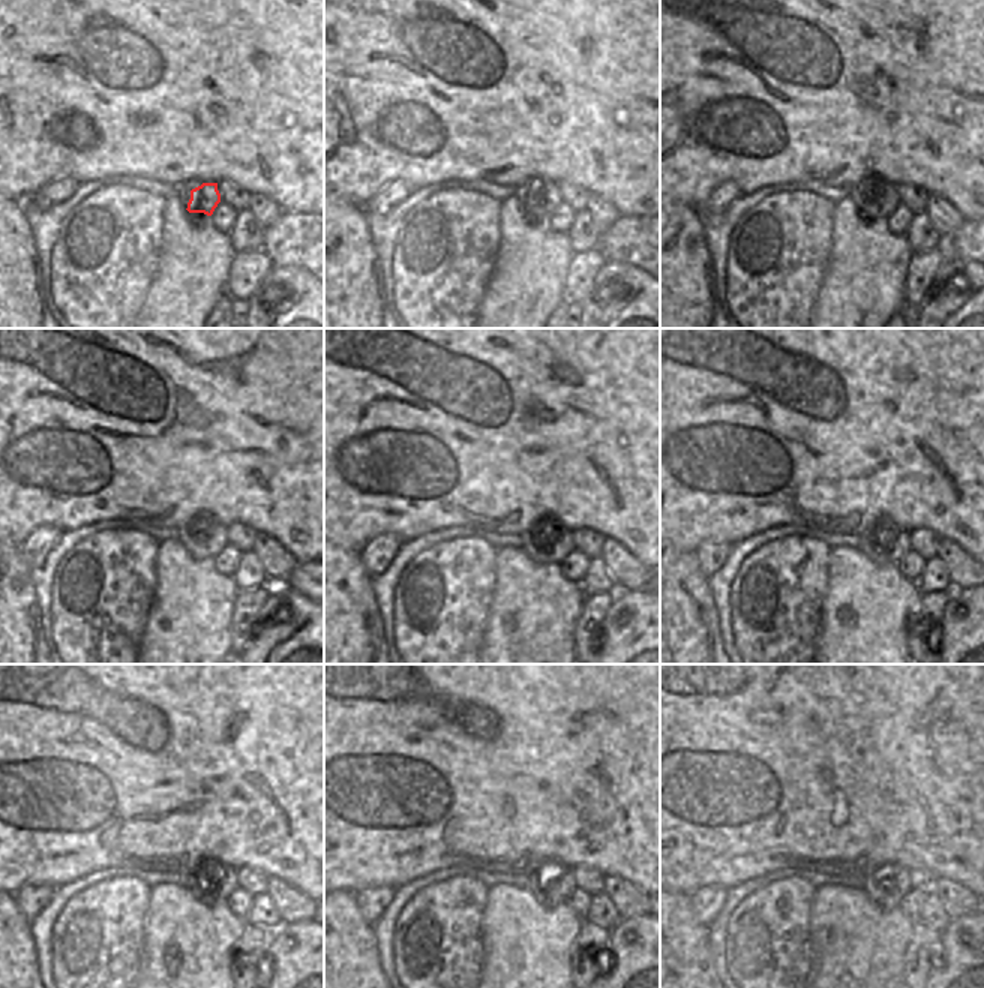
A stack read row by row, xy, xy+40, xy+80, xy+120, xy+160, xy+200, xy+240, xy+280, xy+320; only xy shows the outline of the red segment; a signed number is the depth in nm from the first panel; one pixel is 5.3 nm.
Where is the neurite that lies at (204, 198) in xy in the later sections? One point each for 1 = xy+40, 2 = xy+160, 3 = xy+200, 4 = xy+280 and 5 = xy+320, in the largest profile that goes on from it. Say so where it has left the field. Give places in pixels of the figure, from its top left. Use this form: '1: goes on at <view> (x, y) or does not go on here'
1: goes on at xy+40 (540, 204)
2: goes on at xy+160 (533, 546)
3: goes on at xy+200 (867, 547)
4: goes on at xy+280 (554, 868)
5: goes on at xy+320 (878, 879)

